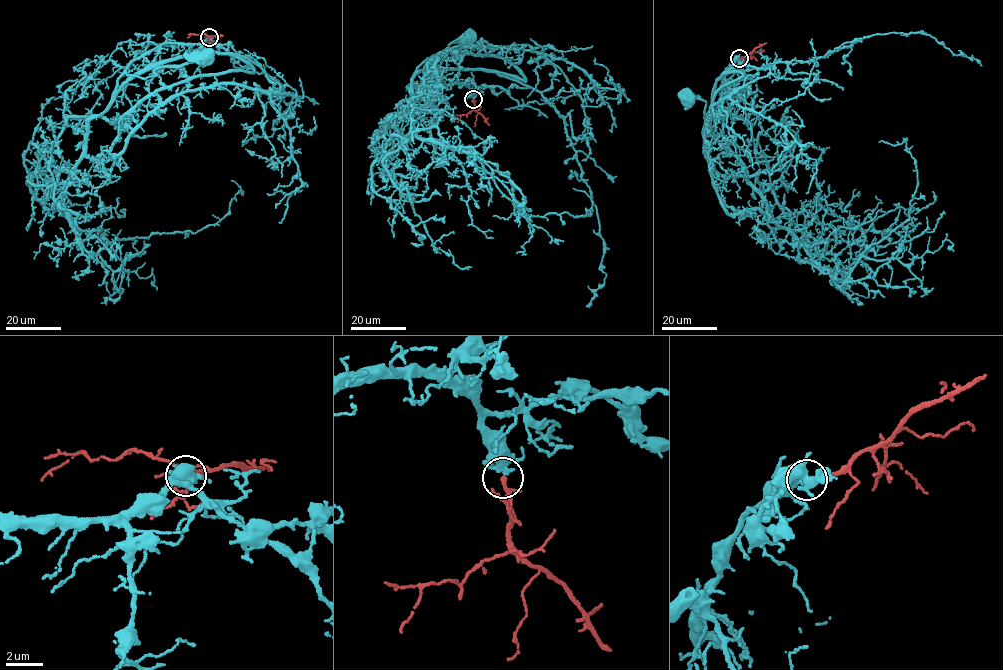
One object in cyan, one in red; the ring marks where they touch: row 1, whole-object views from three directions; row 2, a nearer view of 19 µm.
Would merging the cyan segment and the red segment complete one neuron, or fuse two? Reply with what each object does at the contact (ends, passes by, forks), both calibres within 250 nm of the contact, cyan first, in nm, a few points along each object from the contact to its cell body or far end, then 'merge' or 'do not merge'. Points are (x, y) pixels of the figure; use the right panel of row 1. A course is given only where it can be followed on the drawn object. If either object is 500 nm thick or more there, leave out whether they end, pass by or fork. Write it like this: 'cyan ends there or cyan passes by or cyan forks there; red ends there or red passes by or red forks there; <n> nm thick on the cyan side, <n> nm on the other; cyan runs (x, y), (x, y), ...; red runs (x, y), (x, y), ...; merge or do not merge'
cyan passes by; red passes by; 320 nm thick on the cyan side, 170 nm on the other; cyan runs (738, 58), (722, 78), (726, 143), (774, 220), (840, 279), (912, 206), (914, 159), (904, 139), (879, 141); red runs (739, 59), (751, 53), (751, 57), (757, 60); merge

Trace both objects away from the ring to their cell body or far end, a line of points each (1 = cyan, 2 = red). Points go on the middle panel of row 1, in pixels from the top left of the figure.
1: (473, 98), (410, 85), (402, 102), (416, 135), (476, 155), (527, 215), (589, 215), (573, 188)
2: (473, 99), (473, 110), (462, 115), (458, 122)

